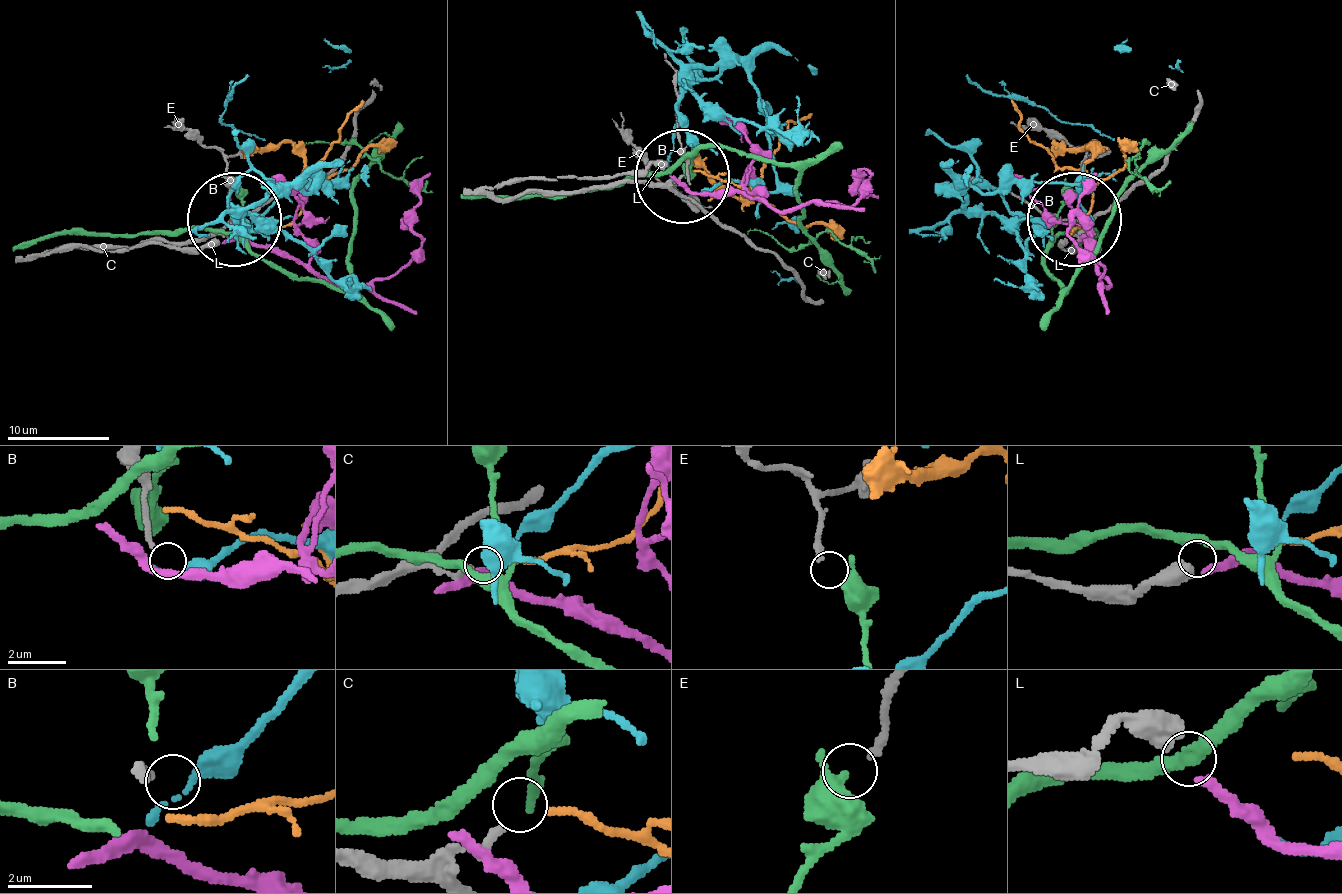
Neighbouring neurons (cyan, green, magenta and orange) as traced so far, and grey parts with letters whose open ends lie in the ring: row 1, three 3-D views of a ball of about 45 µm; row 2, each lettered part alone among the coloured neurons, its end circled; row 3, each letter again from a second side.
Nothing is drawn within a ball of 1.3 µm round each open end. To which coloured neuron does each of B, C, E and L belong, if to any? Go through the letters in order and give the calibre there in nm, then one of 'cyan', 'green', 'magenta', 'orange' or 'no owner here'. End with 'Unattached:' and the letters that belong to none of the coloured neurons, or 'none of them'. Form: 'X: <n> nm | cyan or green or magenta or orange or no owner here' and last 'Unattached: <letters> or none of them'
B: 180 nm | no owner here
C: 200 nm | orange
E: 180 nm | green
L: 600 nm | magenta
Unattached: B

